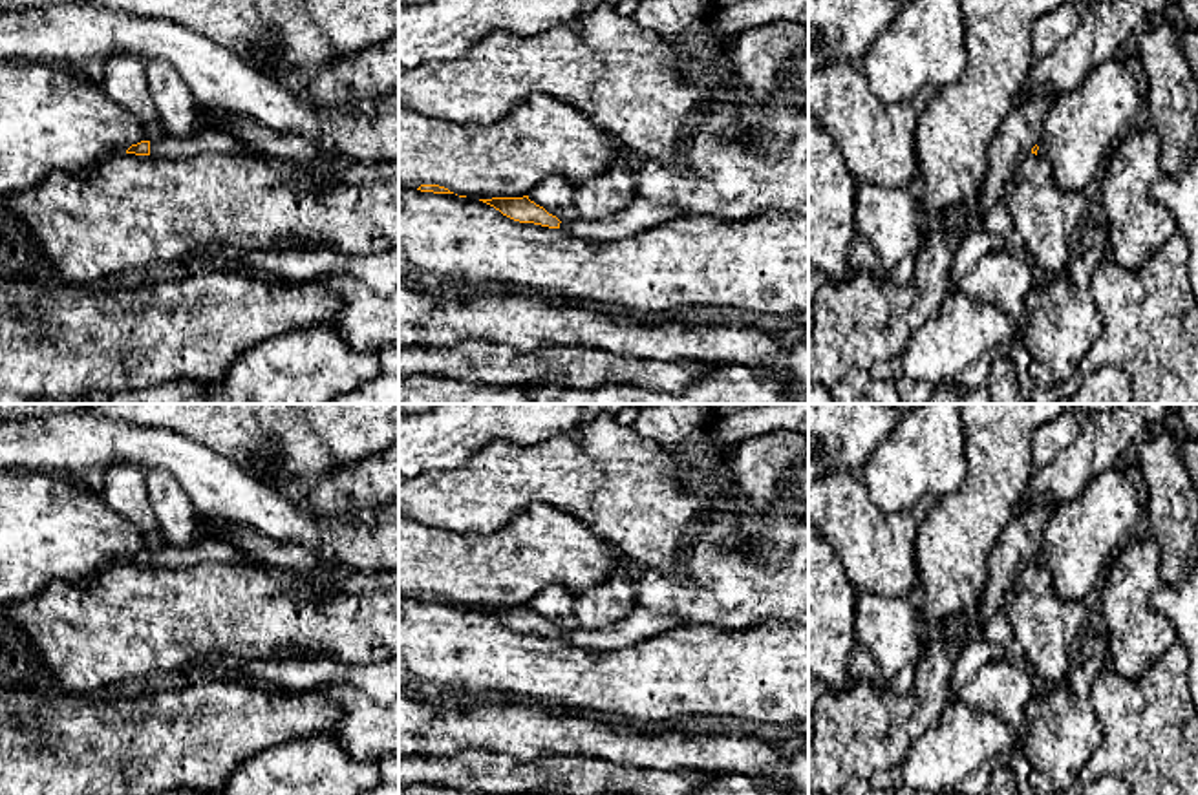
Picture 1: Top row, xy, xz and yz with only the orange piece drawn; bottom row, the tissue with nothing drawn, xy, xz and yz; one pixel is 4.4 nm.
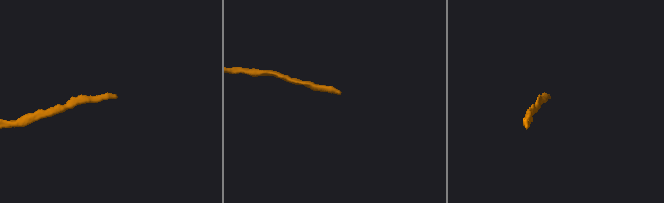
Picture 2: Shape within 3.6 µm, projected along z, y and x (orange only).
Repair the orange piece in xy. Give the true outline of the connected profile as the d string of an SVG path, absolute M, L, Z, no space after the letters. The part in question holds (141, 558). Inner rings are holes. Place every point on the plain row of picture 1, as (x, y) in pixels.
M209 537L203 543L188 548L176 548L166 543L159 550L154 552L141 550L126 559L126 563L168 567L168 568L190 567L190 565L209 563L209 561L225 563L225 565L245 565L245 567L258 568L273 576L274 579L294 579L307 585L322 585L322 587L340 583L358 574L351 567L316 567L311 572L302 572L302 570L280 568L265 563L254 563L240 548L236 548L234 545L219 537Z

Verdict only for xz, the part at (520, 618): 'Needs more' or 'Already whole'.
Needs more

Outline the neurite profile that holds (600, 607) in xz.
M626 563L598 587L574 598L574 616L580 629L600 631L615 625L635 610L635 579L638 570Z

